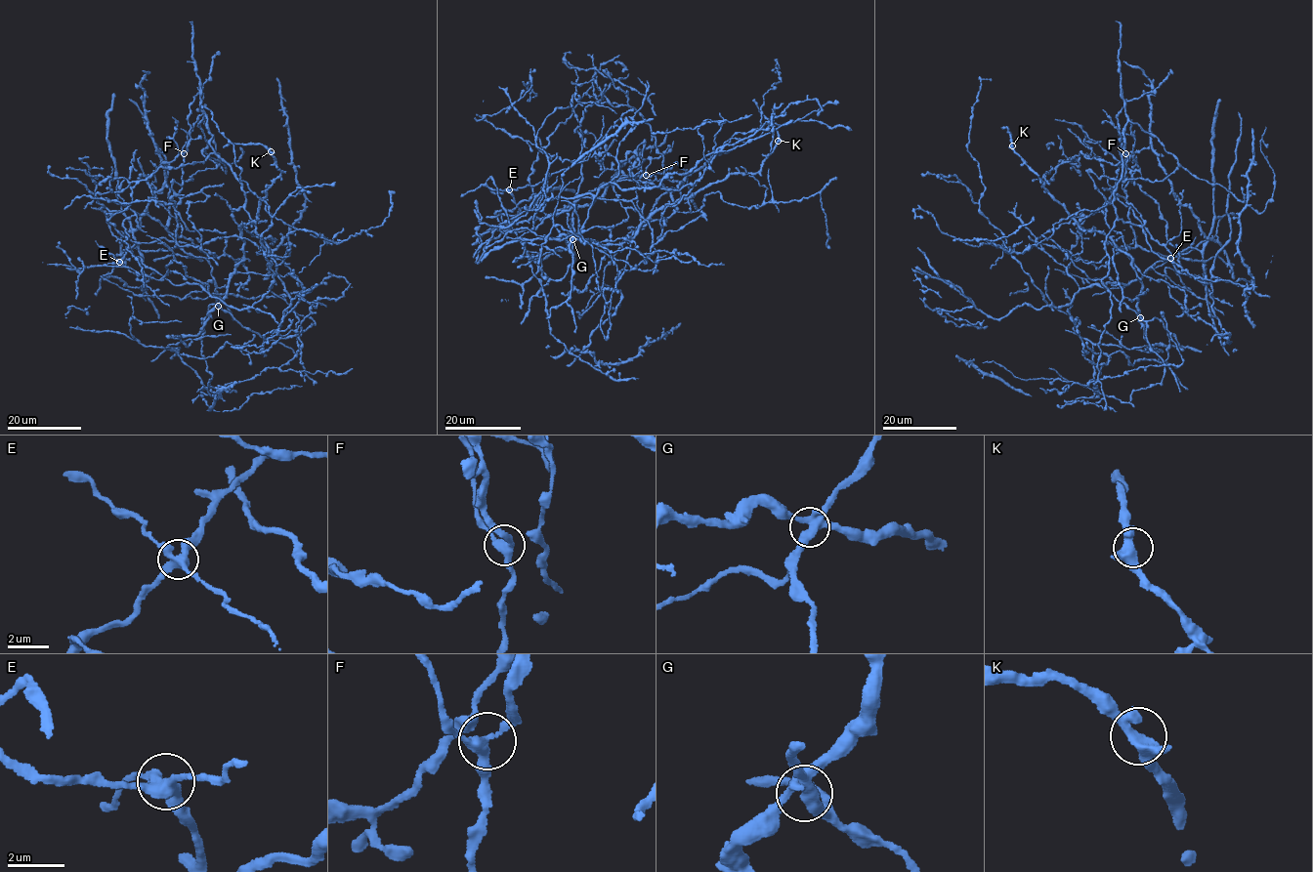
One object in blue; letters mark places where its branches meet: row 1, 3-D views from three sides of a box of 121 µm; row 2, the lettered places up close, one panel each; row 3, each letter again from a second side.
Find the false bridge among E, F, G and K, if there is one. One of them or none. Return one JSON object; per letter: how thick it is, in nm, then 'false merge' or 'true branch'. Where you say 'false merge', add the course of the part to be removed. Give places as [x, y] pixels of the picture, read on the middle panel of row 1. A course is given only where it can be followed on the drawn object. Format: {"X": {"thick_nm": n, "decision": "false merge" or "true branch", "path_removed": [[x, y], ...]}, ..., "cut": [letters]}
{"E": {"thick_nm": 400, "decision": "false merge", "path_removed": [[509, 190], [535, 186], [552, 174], [566, 169]]}, "F": {"thick_nm": 320, "decision": "true branch"}, "G": {"thick_nm": 380, "decision": "true branch"}, "K": {"thick_nm": 400, "decision": "true branch"}, "cut": ["E"]}

